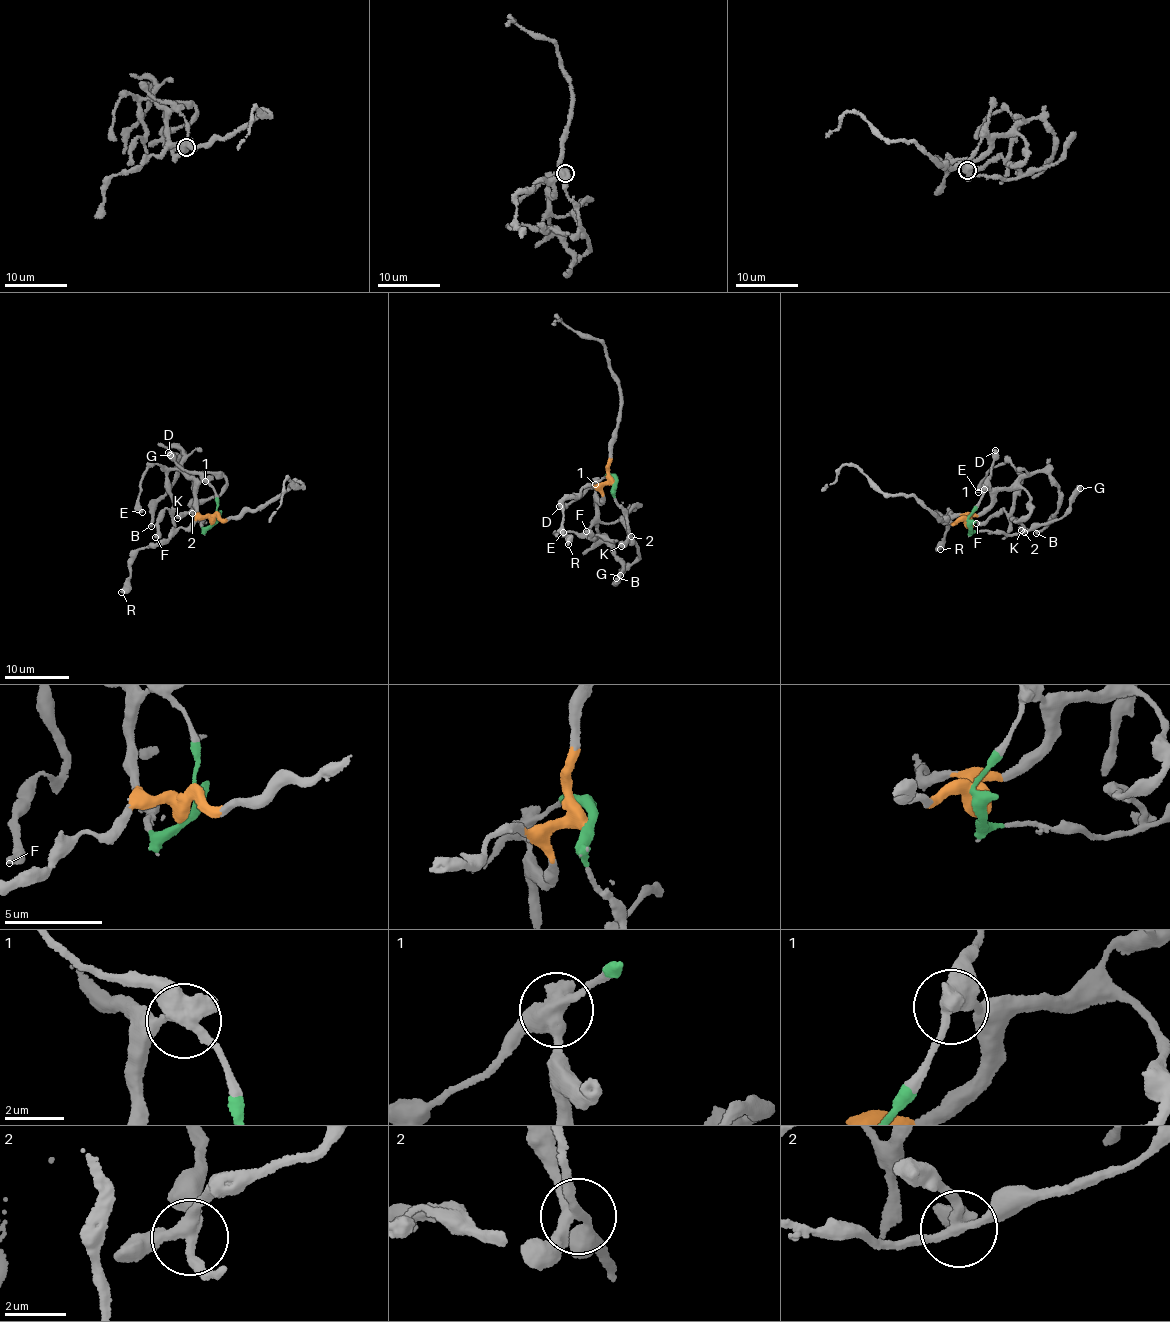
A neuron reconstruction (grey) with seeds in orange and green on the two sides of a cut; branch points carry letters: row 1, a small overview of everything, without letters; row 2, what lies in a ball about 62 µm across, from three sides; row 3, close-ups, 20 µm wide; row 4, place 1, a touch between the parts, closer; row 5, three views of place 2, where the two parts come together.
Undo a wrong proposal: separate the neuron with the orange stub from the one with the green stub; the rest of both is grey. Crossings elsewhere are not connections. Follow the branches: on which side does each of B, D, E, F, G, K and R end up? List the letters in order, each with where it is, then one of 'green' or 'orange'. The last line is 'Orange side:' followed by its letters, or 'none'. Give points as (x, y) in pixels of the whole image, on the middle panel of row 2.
B: place (616, 578); orange
D: place (559, 506); green
E: place (563, 532); orange
F: place (586, 531); orange
G: place (620, 575); green
K: place (621, 546); orange
R: place (568, 544); orange
Orange side: B, E, F, K, R

